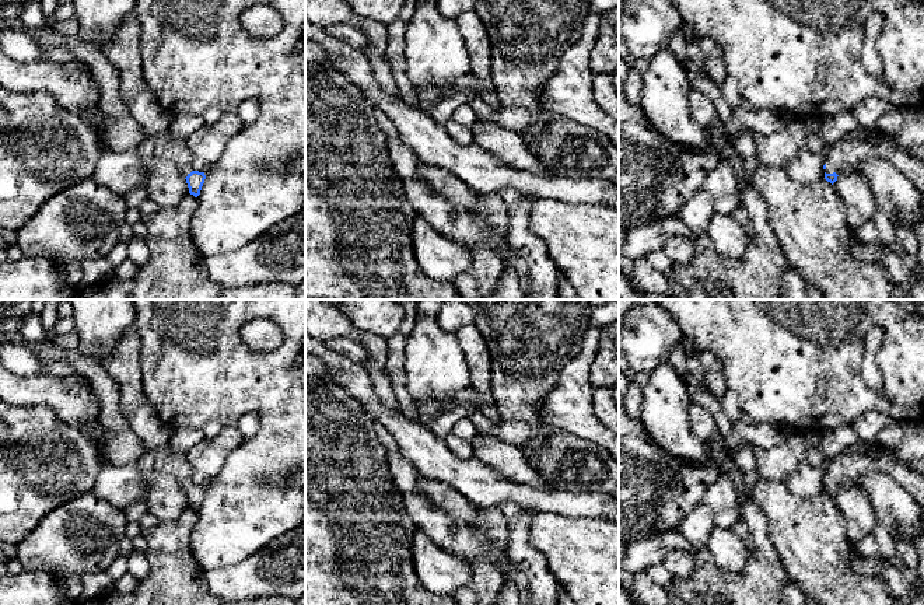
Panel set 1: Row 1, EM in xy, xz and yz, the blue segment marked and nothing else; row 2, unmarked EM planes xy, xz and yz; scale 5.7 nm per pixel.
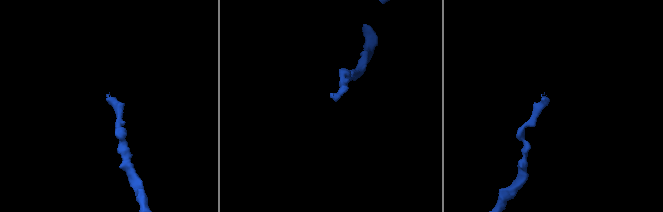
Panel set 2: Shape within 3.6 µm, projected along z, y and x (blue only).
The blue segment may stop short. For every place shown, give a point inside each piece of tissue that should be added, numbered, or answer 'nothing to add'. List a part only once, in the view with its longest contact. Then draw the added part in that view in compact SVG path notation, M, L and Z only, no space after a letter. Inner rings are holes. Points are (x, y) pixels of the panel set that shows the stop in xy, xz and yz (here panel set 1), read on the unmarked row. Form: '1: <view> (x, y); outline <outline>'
1: yz (851, 465); outline M878 441L864 448L851 445L833 458L825 471L825 486L837 489L846 485L860 486L861 479L871 471L888 473L924 507L924 473L897 461L893 450L882 447Z

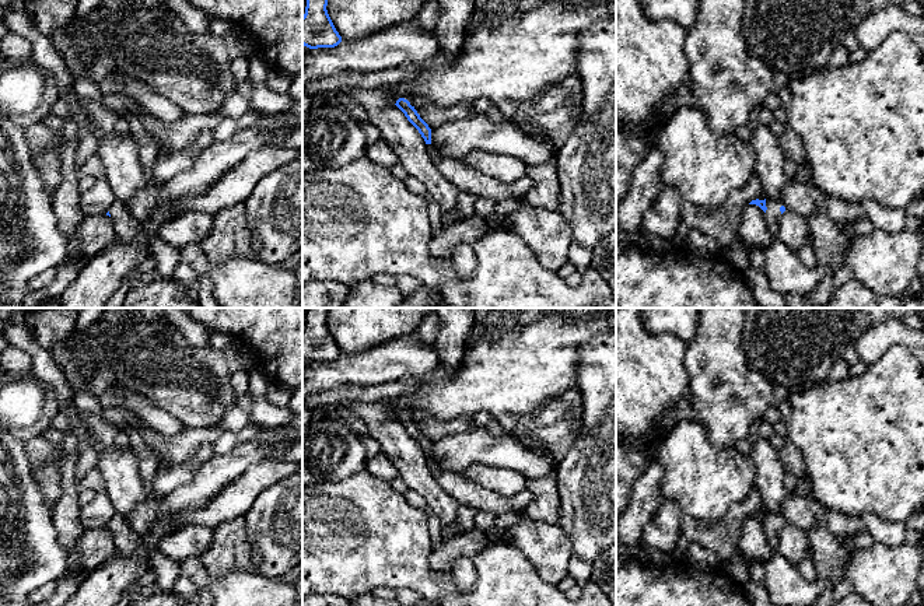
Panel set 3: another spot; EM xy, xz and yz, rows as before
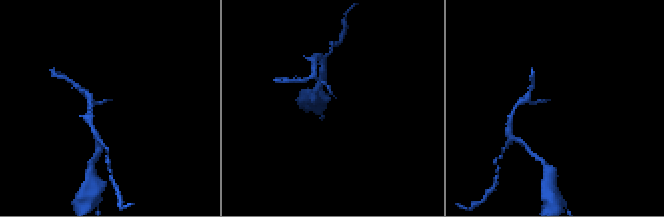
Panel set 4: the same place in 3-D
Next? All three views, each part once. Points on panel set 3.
1: yz (773, 526); outline M766 512L766 539L770 544L770 547L774 550L777 546L777 539L778 539L778 532L781 529L780 521L781 515L773 514L773 512Z

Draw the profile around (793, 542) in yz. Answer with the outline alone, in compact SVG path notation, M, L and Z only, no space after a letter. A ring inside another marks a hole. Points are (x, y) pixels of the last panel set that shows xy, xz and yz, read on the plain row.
M785 523L778 532L777 546L773 553L798 565L802 558L813 558L813 551L809 550L808 543L809 539L804 529Z

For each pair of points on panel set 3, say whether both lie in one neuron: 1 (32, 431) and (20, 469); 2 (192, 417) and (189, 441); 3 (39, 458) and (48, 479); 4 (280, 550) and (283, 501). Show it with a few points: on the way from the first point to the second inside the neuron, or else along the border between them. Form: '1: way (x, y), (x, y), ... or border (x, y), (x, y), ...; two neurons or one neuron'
1: border (14, 435), (23, 442); two neurons
2: border (185, 426), (210, 427), (213, 430); two neurons
3: way (45, 463), (48, 473); one neuron
4: way (280, 538), (283, 532), (283, 514); one neuron

